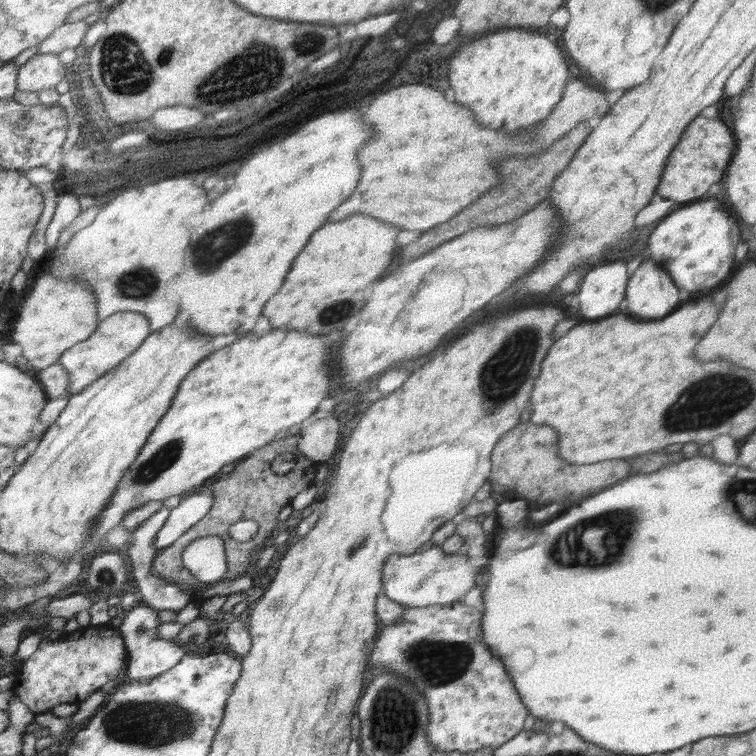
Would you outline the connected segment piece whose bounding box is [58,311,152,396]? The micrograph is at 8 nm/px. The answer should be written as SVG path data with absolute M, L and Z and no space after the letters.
M120 312L101 320L97 330L88 339L65 351L58 363L62 363L64 370L69 374L68 390L71 396L120 366L126 358L138 350L151 335L152 329L148 328L148 322L149 320L138 312Z

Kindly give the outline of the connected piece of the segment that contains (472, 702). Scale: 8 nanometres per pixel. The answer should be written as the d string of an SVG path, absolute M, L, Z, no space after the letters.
M474 594L474 600L468 602L470 604L405 607L395 623L383 625L377 647L370 656L372 670L390 671L422 693L430 708L430 726L425 730L425 737L436 752L474 752L487 746L497 749L522 730L528 716L526 704L522 704L510 674L506 673L500 659L494 658L494 650L486 645L481 631L482 594Z

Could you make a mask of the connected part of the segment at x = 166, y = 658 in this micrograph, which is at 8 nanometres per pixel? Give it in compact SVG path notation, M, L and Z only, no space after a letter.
M139 601L129 610L119 626L119 632L121 632L121 636L125 637L126 648L129 648L130 652L130 667L128 667L130 681L148 683L176 666L188 652L187 648L176 644L172 640L157 637L157 628L160 624L158 611Z

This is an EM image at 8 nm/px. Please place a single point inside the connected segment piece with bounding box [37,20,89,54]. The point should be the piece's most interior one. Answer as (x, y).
(70, 35)

